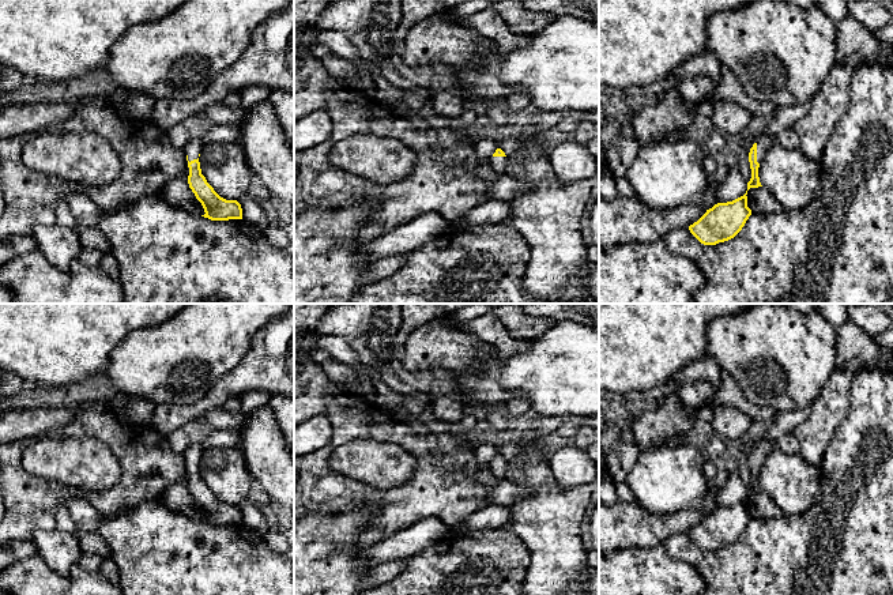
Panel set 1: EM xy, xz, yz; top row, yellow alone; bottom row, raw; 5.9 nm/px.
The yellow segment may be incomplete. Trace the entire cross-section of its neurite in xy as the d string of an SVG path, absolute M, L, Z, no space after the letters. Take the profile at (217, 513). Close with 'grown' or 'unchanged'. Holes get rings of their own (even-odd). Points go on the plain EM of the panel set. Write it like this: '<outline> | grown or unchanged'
M193 443L185 453L189 472L188 489L204 513L206 519L201 521L211 526L242 524L241 509L237 505L226 505L221 502L201 479L199 467L201 453L201 444Z | grown

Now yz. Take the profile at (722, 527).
M747 496L732 506L717 508L707 515L697 527L689 531L690 538L704 550L716 550L734 543L751 520L746 500Z | unchanged

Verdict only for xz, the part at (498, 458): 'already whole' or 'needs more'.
needs more

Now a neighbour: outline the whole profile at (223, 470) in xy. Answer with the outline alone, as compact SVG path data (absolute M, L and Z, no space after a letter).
M240 445L203 451L199 467L201 479L221 502L237 506L246 502L252 475Z

